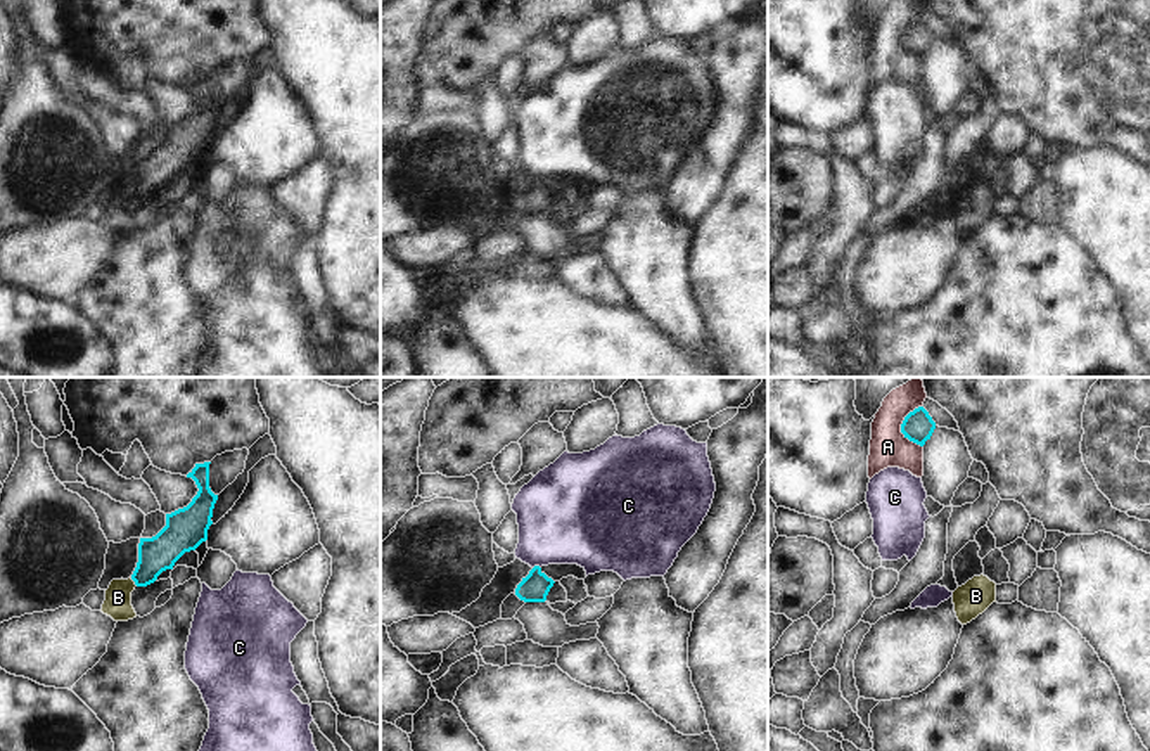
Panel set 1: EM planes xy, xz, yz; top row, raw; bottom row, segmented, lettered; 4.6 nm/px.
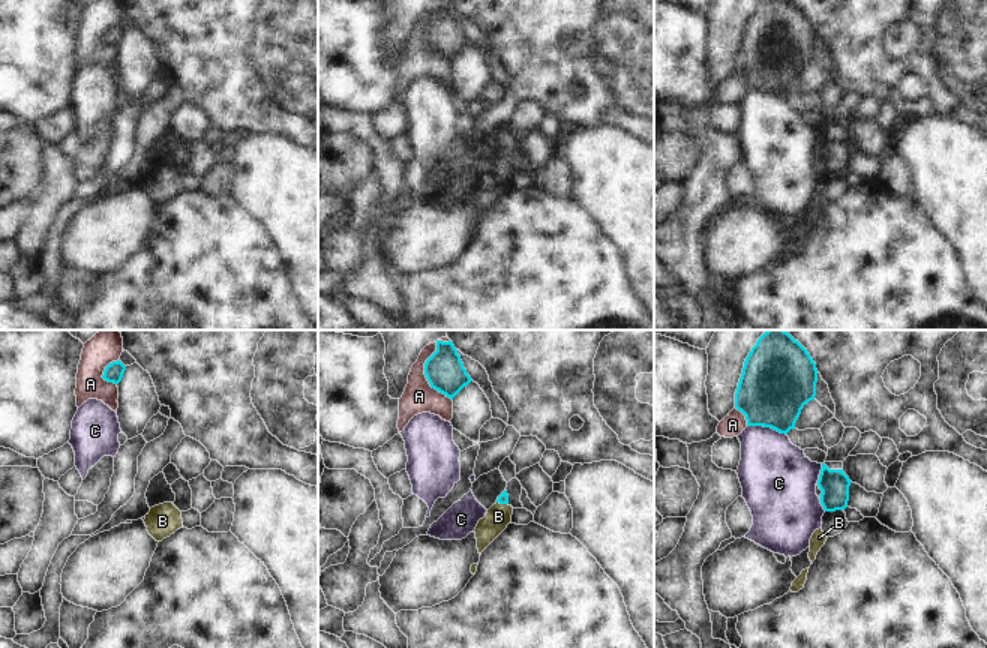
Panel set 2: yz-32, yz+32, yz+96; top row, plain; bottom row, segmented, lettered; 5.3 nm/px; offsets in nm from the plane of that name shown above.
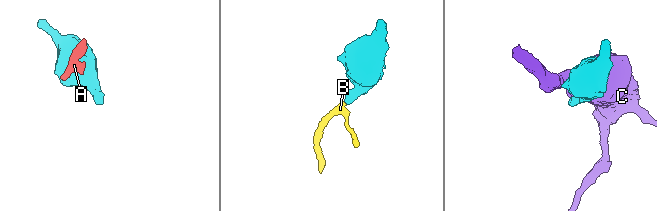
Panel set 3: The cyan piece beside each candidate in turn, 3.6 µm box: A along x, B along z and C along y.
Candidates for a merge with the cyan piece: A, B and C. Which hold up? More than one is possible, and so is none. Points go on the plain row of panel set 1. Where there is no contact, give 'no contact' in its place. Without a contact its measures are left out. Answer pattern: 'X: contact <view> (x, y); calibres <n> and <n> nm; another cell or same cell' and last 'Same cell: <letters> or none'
A: contact yz (901, 38); calibres 140 and 180 nm; another cell
B: contact xy (134, 192); calibres 170 and 130 nm; same cell
C: contact xz (536, 179); calibres 140 and 420 nm; another cell
Same cell: B

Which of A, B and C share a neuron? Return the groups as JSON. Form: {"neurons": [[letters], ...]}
{"neurons": [["A"], ["B"], ["C"]]}

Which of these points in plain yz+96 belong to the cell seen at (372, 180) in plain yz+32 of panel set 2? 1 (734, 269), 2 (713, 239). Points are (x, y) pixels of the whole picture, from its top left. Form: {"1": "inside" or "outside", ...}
{"1": "outside", "2": "outside"}

